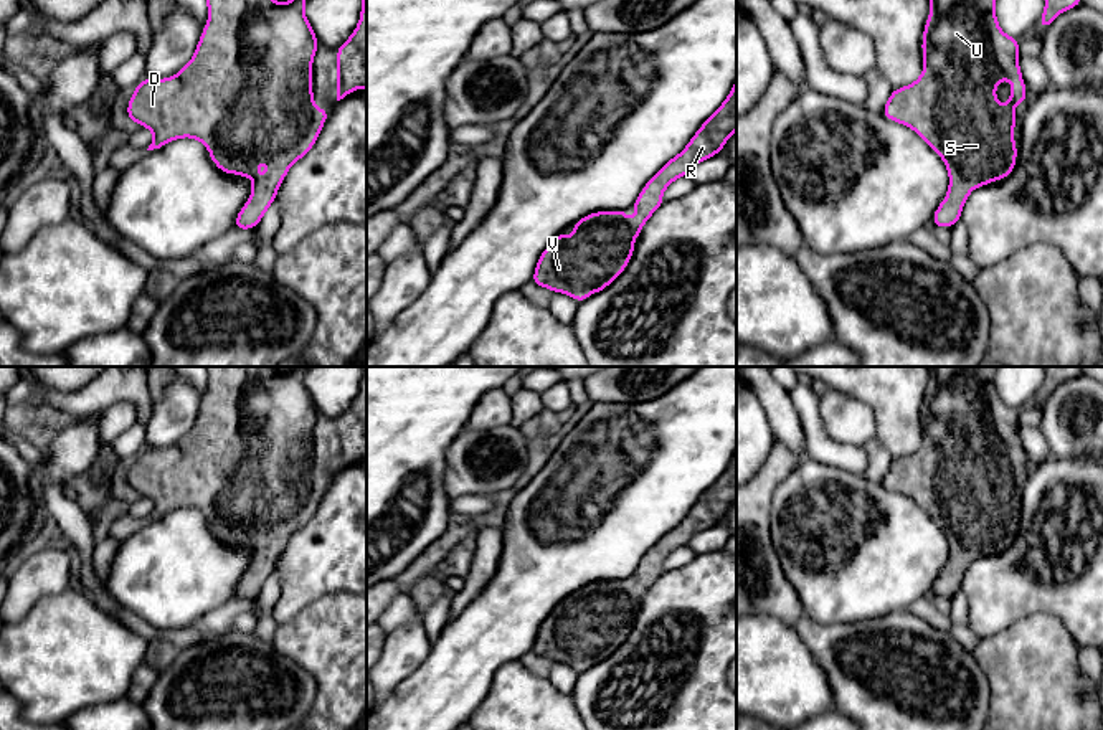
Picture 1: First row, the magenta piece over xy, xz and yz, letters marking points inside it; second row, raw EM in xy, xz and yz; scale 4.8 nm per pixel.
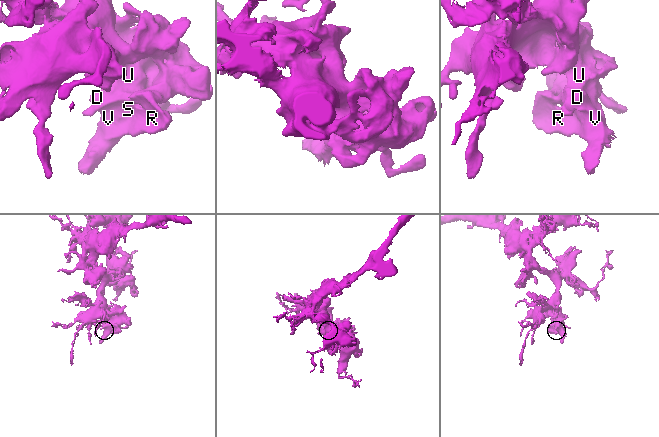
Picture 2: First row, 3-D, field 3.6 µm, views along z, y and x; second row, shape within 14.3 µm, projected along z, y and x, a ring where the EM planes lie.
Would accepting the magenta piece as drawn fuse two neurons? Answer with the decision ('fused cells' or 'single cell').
single cell

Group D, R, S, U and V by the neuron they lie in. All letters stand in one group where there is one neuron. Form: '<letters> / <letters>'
D R S U V

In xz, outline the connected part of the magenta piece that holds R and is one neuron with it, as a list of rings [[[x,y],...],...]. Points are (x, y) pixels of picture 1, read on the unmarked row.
[[[736,449],[722,476],[700,495],[685,519],[672,527],[644,555],[636,571],[631,575],[636,581],[632,593],[626,580],[594,581],[578,591],[573,591],[573,606],[568,609],[560,601],[540,624],[532,652],[553,662],[568,664],[576,672],[586,671],[591,664],[606,659],[619,644],[624,642],[634,623],[634,609],[642,601],[646,591],[664,575],[662,563],[677,548],[687,547],[698,532],[712,529],[725,517],[730,505],[736,500]]]

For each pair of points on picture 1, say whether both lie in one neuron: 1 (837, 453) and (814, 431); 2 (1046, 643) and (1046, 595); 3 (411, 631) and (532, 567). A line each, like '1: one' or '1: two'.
1: one
2: two
3: two

